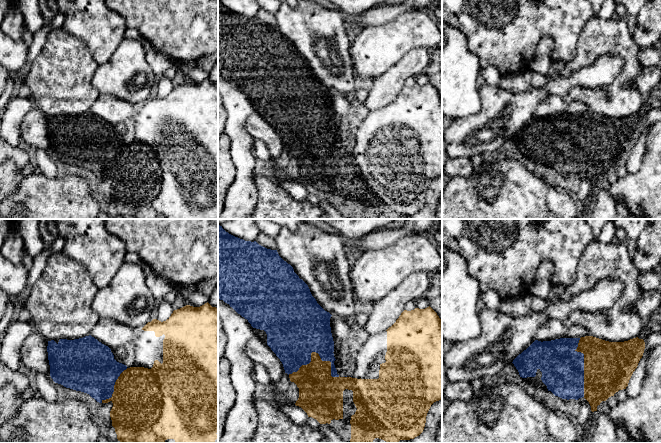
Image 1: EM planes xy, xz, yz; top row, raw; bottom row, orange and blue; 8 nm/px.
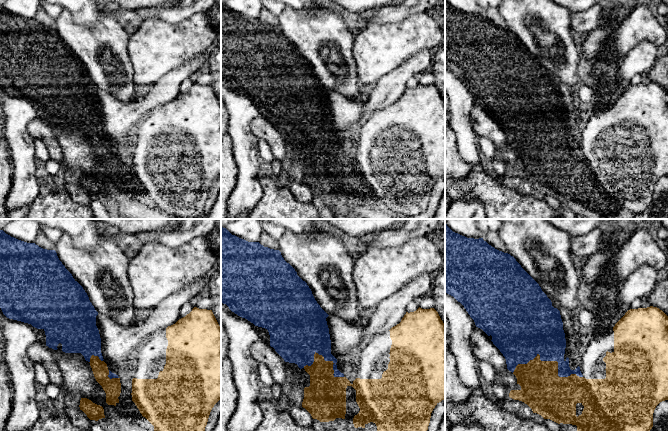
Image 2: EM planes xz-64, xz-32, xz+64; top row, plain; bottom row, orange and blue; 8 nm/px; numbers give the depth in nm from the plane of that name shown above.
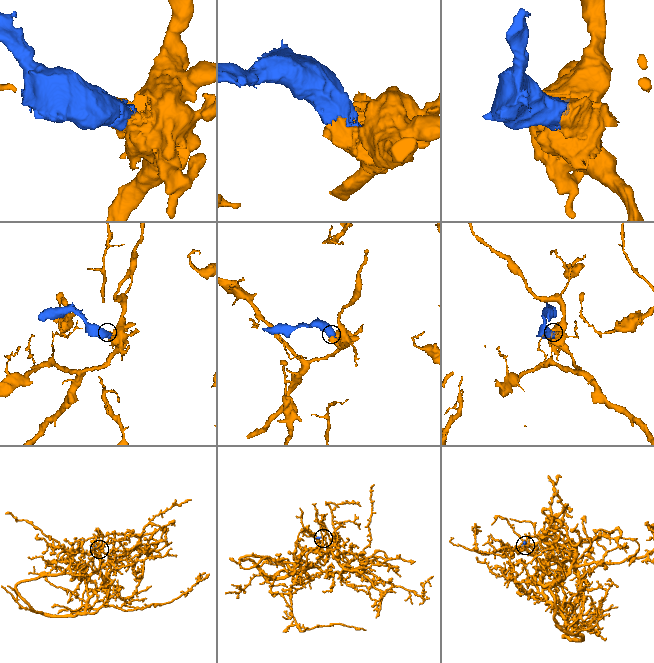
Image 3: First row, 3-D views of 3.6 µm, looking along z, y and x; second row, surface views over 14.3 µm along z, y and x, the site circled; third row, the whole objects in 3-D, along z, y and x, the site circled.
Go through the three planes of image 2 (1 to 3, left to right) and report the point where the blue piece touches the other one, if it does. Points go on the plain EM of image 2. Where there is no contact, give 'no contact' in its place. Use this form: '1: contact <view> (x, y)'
1: contact xz-64 (96, 132)
2: contact xz-32 (324, 136)
3: contact xz+64 (551, 137)

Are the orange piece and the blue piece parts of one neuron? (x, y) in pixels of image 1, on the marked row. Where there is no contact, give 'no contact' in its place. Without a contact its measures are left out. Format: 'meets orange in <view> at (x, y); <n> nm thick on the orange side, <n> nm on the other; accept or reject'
meets orange in xz at (317, 353); 280 nm thick on the orange side, 440 nm on the other; reject

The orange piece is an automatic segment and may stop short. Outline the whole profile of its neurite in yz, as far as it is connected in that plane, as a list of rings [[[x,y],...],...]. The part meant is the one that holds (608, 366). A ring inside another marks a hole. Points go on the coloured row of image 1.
[[[638,337],[624,342],[580,338],[575,351],[584,354],[584,398],[592,412],[602,401],[626,389],[644,349],[645,342]]]

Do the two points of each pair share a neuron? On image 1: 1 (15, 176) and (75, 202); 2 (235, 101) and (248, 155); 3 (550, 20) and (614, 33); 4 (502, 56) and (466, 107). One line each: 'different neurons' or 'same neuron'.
1: different neurons
2: same neuron
3: different neurons
4: different neurons

